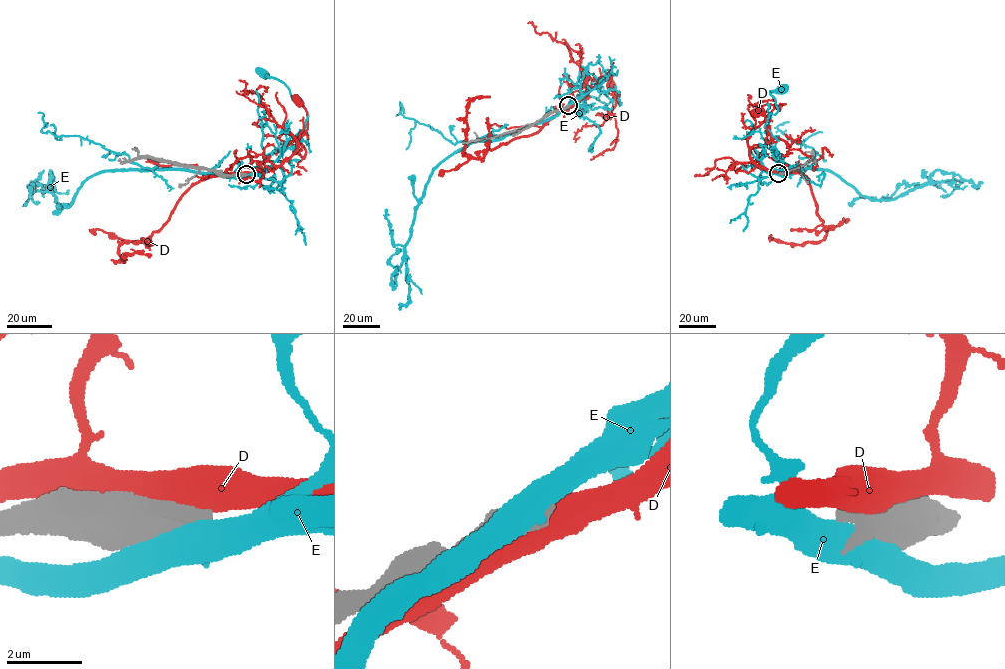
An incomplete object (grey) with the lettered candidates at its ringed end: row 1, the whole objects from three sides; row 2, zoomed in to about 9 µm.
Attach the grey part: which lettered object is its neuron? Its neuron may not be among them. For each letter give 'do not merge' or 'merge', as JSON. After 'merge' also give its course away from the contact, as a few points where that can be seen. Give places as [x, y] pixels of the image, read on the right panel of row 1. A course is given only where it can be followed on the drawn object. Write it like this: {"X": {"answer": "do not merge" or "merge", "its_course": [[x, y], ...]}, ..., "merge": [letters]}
{"D": {"answer": "do not merge"}, "E": {"answer": "do not merge"}, "merge": []}

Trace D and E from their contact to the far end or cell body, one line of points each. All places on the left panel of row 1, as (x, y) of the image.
D: (244, 174), (263, 173), (278, 166), (295, 151), (297, 143), (294, 141), (308, 126), (306, 109), (297, 99)
E: (244, 175), (261, 175), (285, 143), (303, 130), (308, 115), (283, 82), (263, 73)

